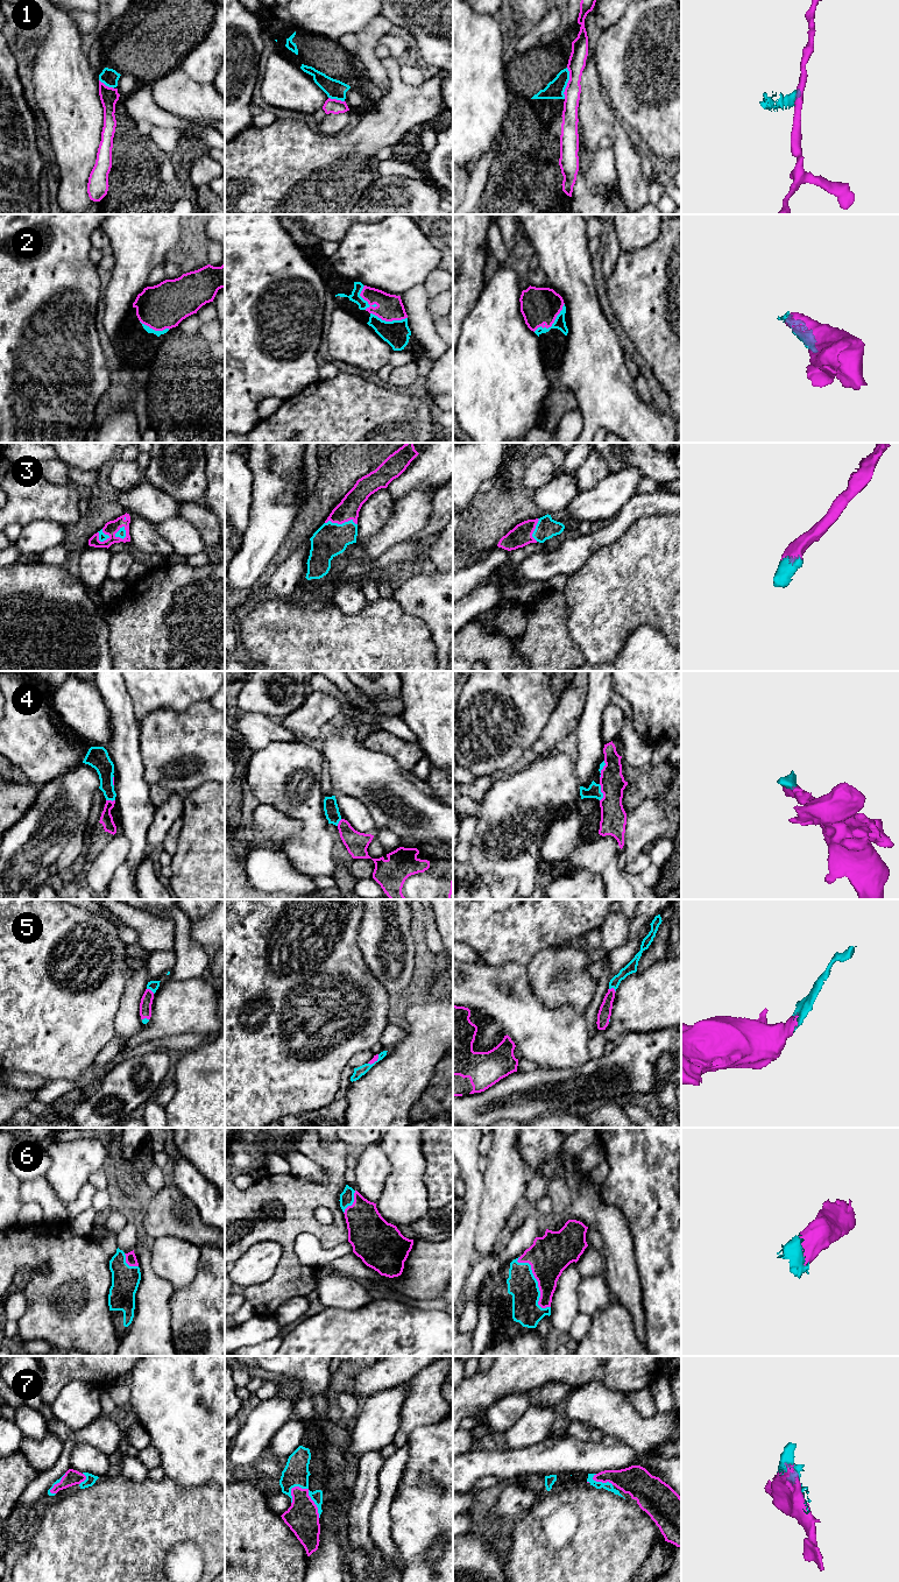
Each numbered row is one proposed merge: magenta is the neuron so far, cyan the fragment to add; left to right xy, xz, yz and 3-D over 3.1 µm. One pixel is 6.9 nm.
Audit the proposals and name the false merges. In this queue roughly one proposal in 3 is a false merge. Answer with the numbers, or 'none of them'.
1, 4

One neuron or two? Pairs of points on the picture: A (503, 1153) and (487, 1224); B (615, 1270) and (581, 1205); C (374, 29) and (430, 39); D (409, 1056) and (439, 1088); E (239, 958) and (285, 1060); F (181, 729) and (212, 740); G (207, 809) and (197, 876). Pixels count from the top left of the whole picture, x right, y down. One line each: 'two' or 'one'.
A: one
B: one
C: two
D: two
E: one
F: one
G: one

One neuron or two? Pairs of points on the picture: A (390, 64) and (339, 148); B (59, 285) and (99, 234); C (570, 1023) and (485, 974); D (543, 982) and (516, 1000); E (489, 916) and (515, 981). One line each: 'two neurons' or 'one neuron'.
A: one neuron
B: two neurons
C: one neuron
D: two neurons
E: two neurons

